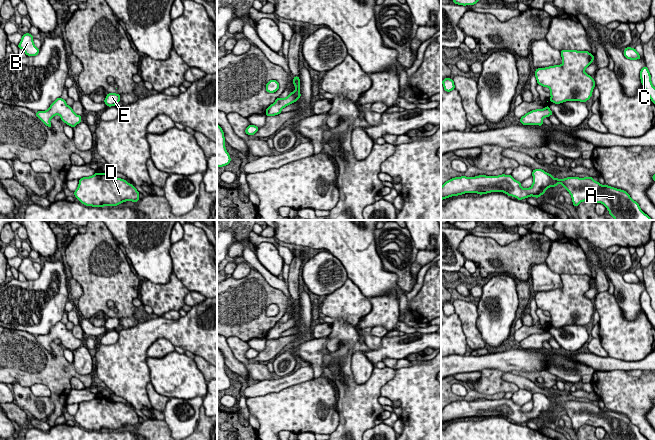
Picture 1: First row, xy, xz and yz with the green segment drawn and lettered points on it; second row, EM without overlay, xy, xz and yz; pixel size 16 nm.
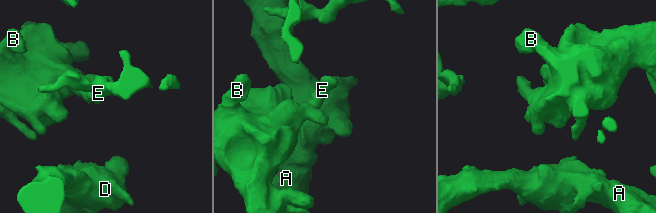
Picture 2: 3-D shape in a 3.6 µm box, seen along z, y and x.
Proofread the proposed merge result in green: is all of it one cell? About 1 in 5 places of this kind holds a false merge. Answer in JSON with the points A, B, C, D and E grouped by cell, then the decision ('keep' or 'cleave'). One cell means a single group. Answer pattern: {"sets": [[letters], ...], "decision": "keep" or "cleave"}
{"sets": [["A", "B", "C", "D", "E"]], "decision": "keep"}

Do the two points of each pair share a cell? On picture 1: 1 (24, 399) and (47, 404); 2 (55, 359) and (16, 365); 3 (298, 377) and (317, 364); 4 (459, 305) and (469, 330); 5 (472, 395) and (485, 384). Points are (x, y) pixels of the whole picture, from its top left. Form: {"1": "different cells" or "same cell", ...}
{"1": "same cell", "2": "same cell", "3": "different cells", "4": "same cell", "5": "different cells"}

